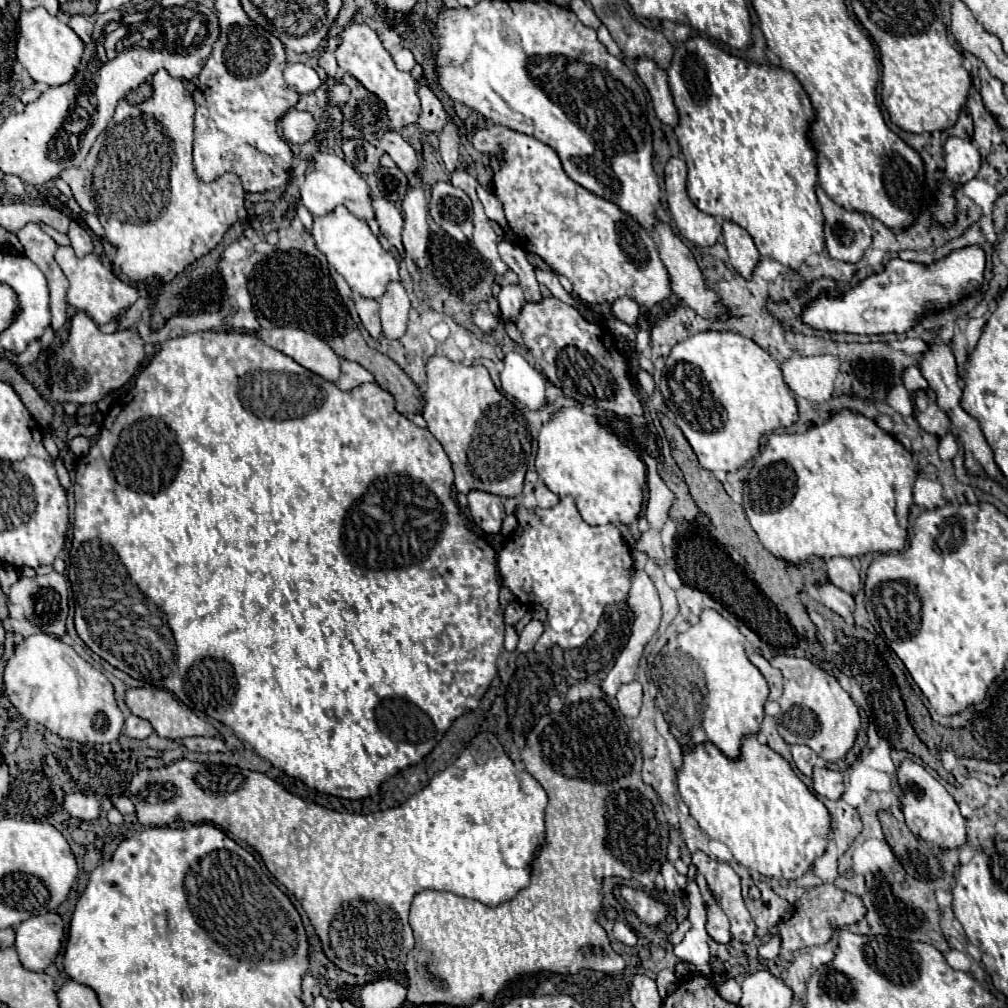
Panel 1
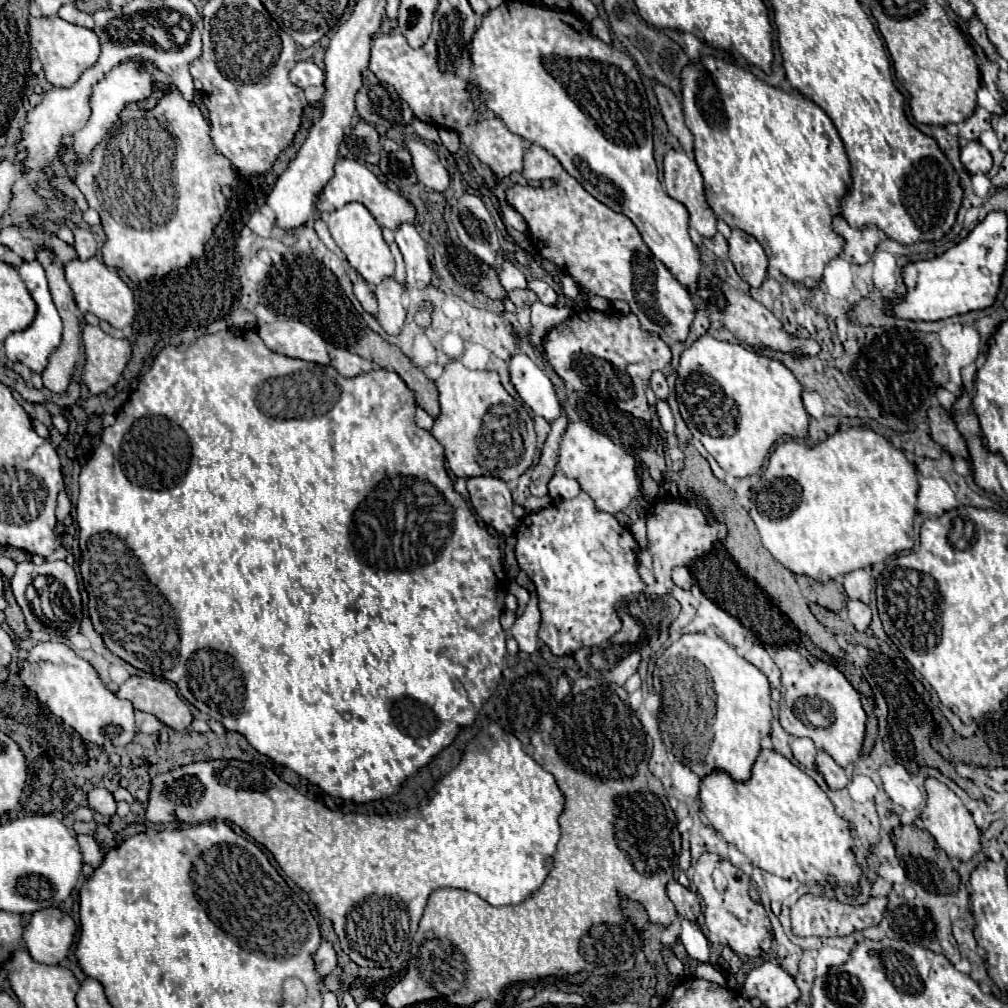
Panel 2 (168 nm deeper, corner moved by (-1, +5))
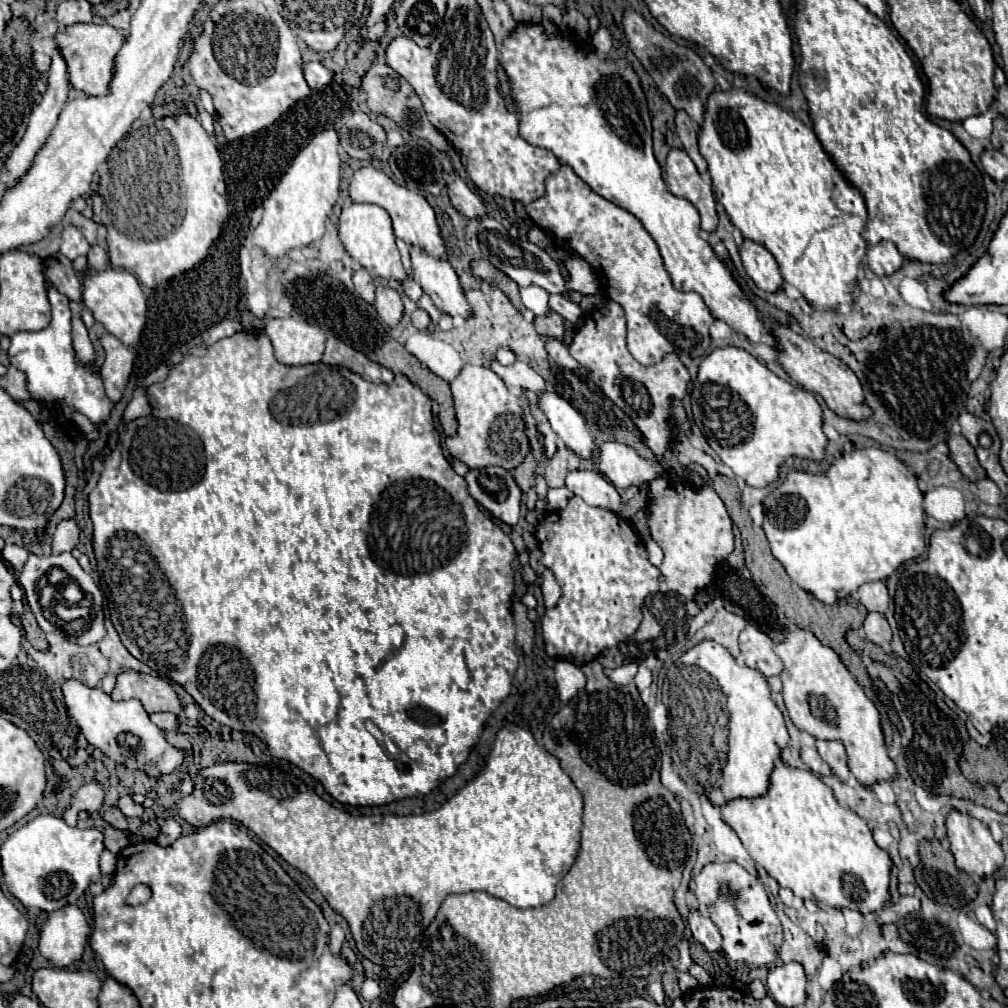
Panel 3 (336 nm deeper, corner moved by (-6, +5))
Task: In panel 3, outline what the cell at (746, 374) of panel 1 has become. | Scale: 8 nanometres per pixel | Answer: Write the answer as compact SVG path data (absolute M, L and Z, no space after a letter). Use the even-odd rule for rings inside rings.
M715 348L701 360L697 380L691 386L691 408L693 420L705 436L707 444L733 470L735 476L743 478L753 488L763 488L775 482L781 464L789 456L823 460L827 436L821 430L821 406L817 404L815 394L779 378L743 348Z

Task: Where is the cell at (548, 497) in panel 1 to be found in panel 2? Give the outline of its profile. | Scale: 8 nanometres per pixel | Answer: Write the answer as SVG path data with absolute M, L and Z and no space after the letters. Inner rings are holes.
M556 474L548 484L548 494L552 498L576 498L580 494L580 484L574 478Z

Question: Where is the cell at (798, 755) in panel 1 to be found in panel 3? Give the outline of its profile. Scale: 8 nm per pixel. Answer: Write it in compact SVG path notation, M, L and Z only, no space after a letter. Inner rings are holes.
M801 746L801 760L815 772L821 776L829 776L831 770L827 766L827 762L823 762L823 758L819 756L815 746Z

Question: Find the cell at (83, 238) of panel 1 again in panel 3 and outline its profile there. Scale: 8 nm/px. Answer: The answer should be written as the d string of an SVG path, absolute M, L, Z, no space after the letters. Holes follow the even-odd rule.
M91 246L87 252L87 260L89 260L89 268L93 270L105 270L109 260L107 260L107 252L99 246Z

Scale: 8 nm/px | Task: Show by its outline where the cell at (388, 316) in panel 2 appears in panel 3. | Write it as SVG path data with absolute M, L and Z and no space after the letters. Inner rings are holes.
M377 286L377 298L375 298L375 310L381 316L381 320L395 328L403 318L403 298L397 290L389 286Z

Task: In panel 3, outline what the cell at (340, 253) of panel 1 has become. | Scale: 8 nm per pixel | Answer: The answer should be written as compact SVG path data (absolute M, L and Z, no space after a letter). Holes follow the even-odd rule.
M349 204L343 208L337 226L339 226L339 238L349 256L357 260L373 278L393 278L393 280L405 278L405 268L401 264L401 256L395 246L391 218L381 206Z

